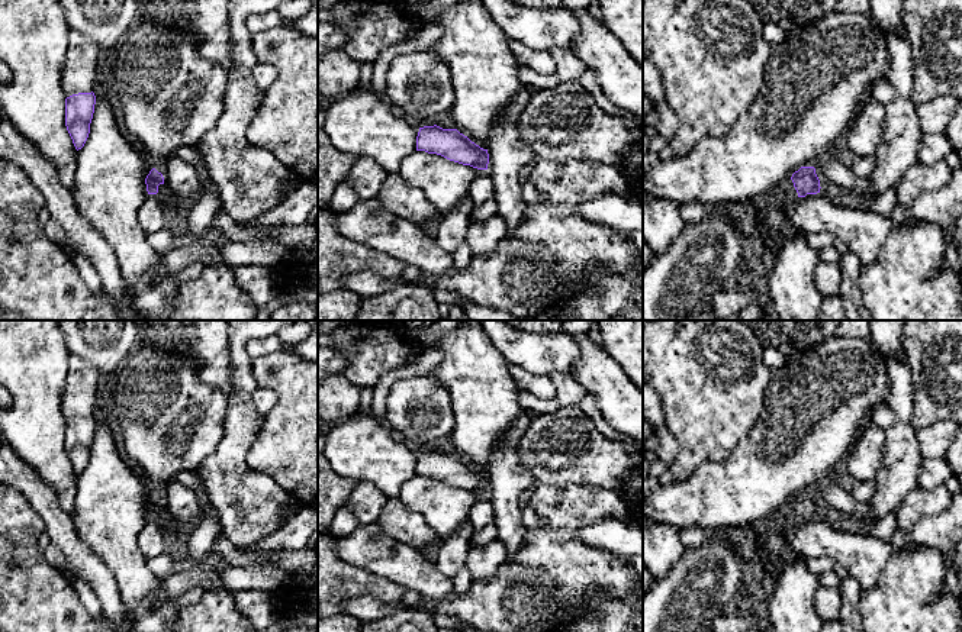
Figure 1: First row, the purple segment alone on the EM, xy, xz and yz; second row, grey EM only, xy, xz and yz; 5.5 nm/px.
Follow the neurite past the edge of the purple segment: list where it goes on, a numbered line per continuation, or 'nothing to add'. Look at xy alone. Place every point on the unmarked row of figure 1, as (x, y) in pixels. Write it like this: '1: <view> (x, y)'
1: xy (164, 518)

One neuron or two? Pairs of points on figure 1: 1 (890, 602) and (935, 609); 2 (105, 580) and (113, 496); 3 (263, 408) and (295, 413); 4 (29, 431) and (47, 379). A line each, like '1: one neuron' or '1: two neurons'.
1: one neuron
2: two neurons
3: two neurons
4: one neuron

